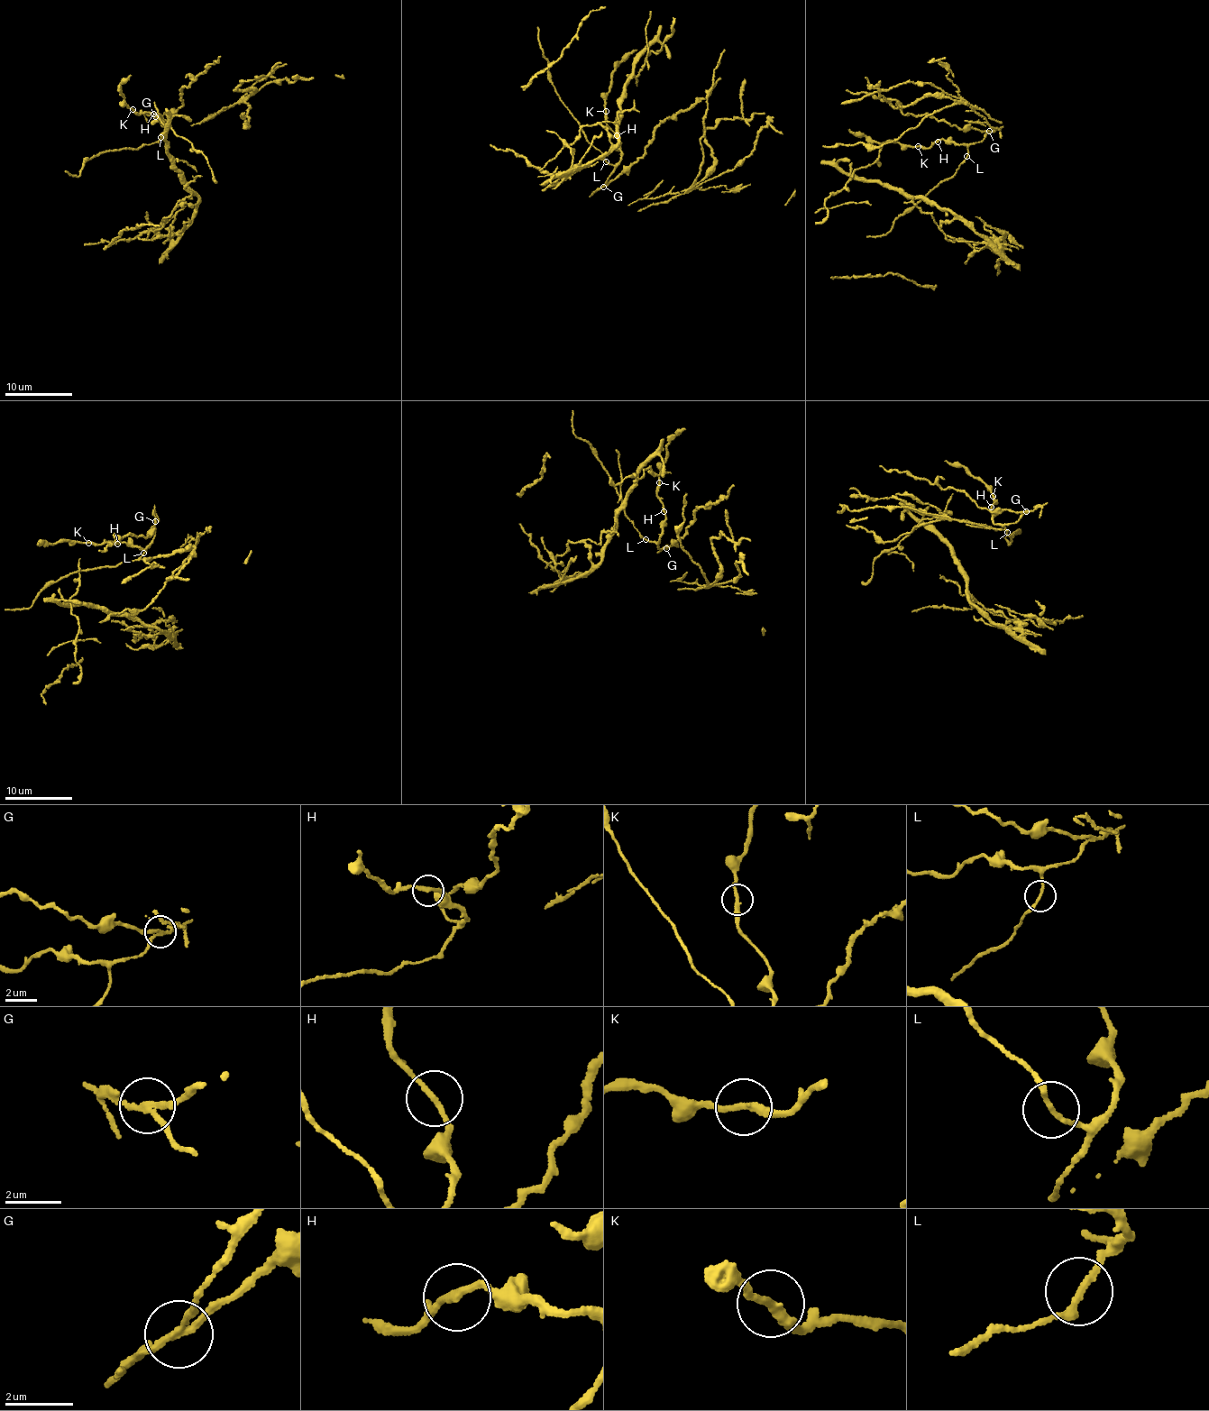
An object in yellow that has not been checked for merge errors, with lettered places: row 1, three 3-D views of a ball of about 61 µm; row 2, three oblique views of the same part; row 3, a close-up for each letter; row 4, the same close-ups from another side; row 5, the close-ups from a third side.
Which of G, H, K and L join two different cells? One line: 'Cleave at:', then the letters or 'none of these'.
Cleave at: G, L

